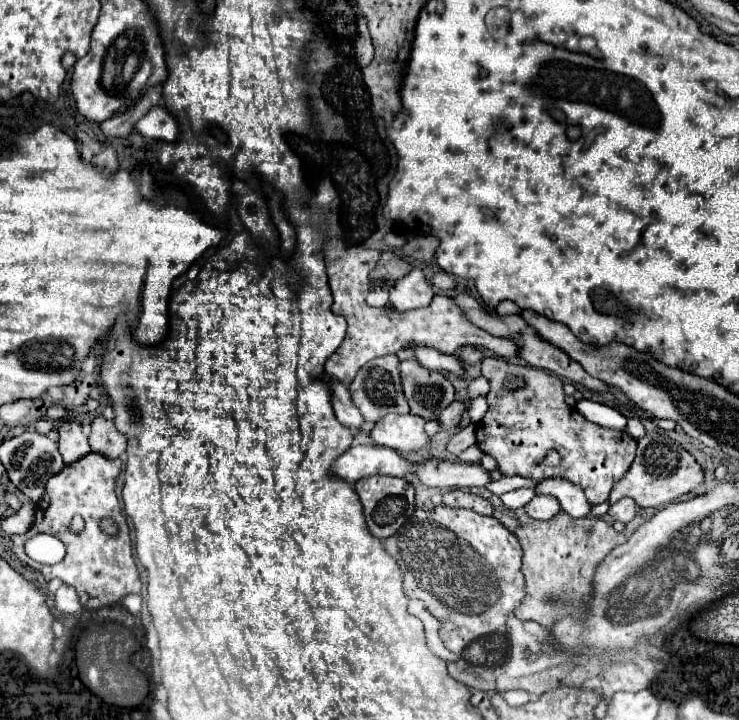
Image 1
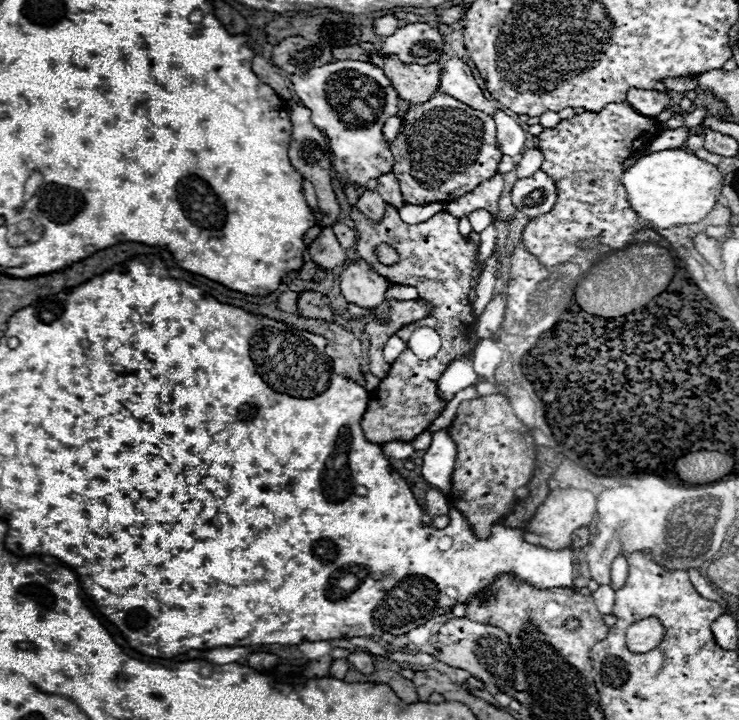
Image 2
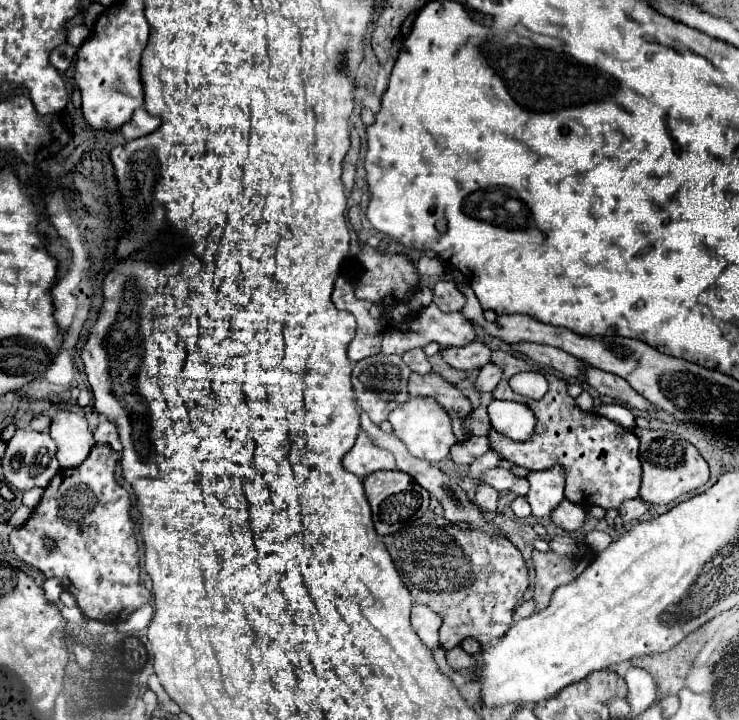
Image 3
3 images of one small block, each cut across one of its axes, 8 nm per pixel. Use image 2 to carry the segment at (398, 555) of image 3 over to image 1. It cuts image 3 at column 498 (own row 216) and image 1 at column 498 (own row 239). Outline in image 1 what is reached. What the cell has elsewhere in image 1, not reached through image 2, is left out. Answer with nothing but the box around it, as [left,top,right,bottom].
[384,506,524,656]

